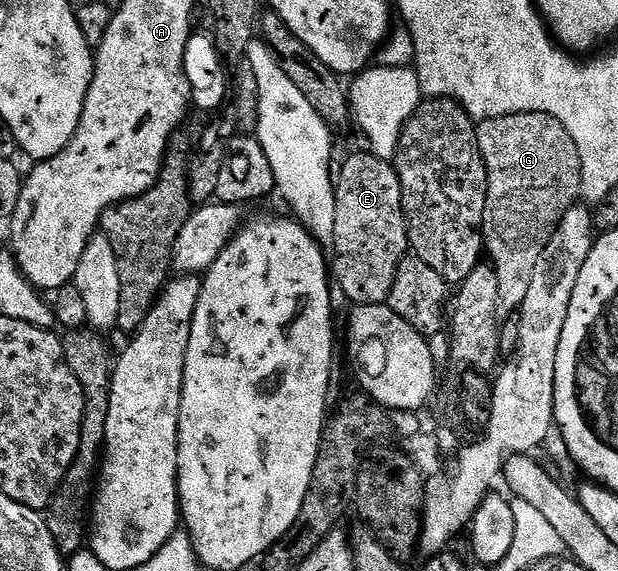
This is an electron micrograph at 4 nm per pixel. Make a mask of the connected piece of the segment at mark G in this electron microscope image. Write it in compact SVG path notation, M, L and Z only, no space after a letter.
M516 112L510 116L480 121L477 124L477 141L489 175L481 227L483 248L487 253L488 263L495 270L499 286L497 315L506 318L514 315L520 309L523 298L527 298L531 277L535 275L535 266L543 250L547 250L563 214L567 214L567 210L578 203L581 195L579 150L575 142L571 142L571 134L567 134L567 130L563 130L563 126L555 122L551 114L538 112Z

